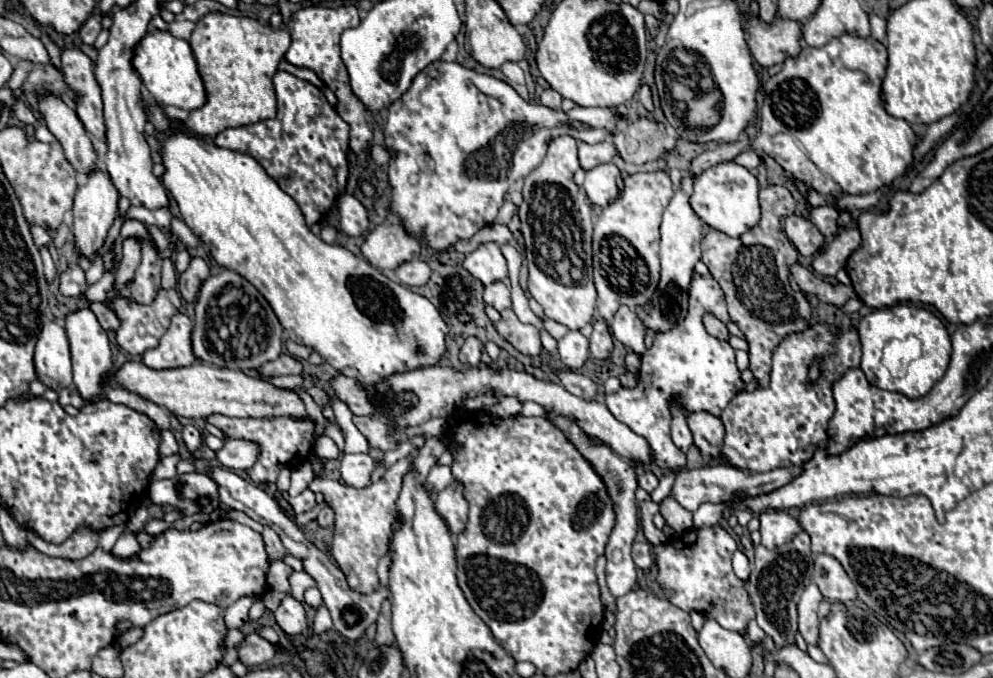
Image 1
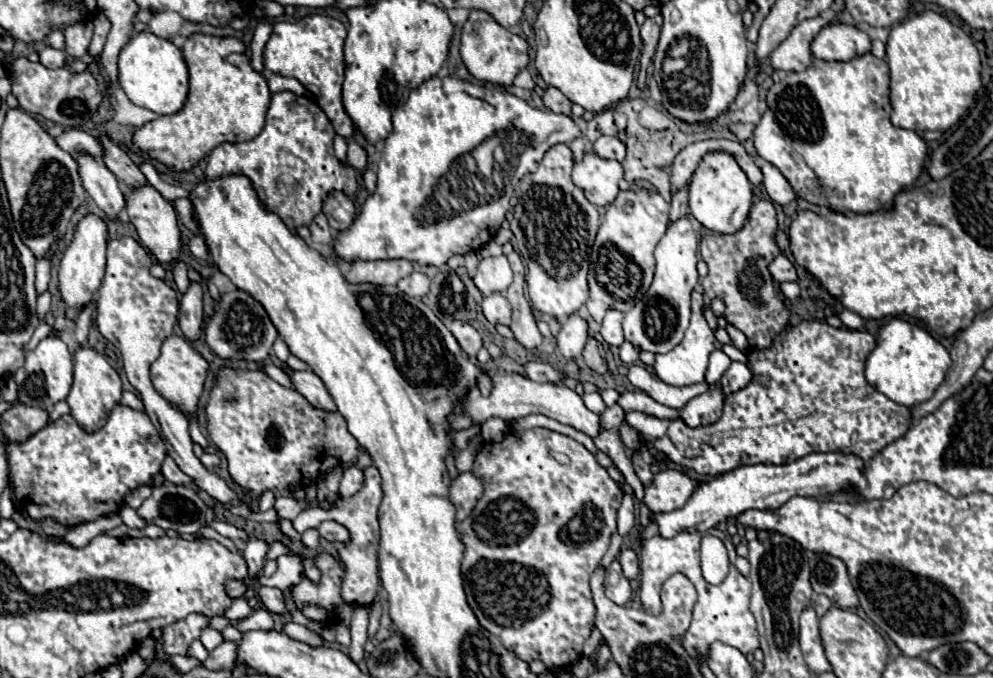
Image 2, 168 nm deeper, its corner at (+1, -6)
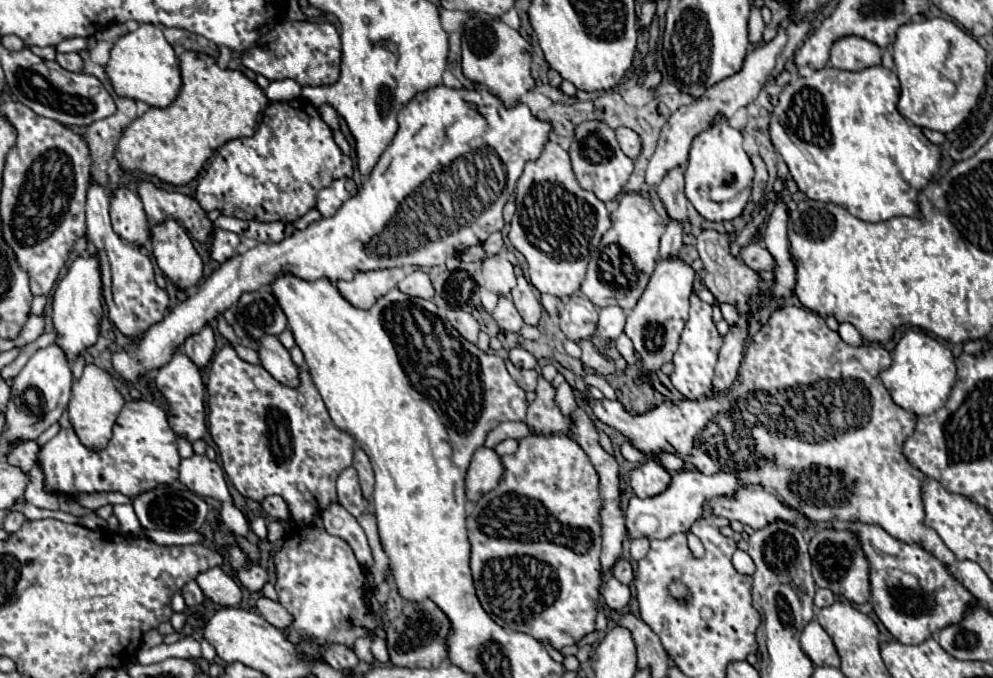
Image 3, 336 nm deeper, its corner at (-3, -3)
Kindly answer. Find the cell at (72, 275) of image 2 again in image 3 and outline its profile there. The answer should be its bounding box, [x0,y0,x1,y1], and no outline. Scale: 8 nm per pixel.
[52,256,102,360]

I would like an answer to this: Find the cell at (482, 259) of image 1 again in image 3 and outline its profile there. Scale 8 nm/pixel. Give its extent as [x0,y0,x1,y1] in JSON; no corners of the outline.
[482,256,516,296]

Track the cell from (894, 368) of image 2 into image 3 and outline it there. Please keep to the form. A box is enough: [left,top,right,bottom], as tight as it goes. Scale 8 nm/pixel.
[882,330,956,416]

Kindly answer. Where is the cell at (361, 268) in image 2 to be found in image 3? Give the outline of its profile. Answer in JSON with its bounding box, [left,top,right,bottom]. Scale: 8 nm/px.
[336,268,404,308]

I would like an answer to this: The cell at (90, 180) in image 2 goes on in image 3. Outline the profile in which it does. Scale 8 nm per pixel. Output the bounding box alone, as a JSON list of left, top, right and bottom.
[110,188,148,248]

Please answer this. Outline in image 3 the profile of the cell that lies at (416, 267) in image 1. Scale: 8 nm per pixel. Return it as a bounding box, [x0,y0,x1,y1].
[398,270,434,300]

